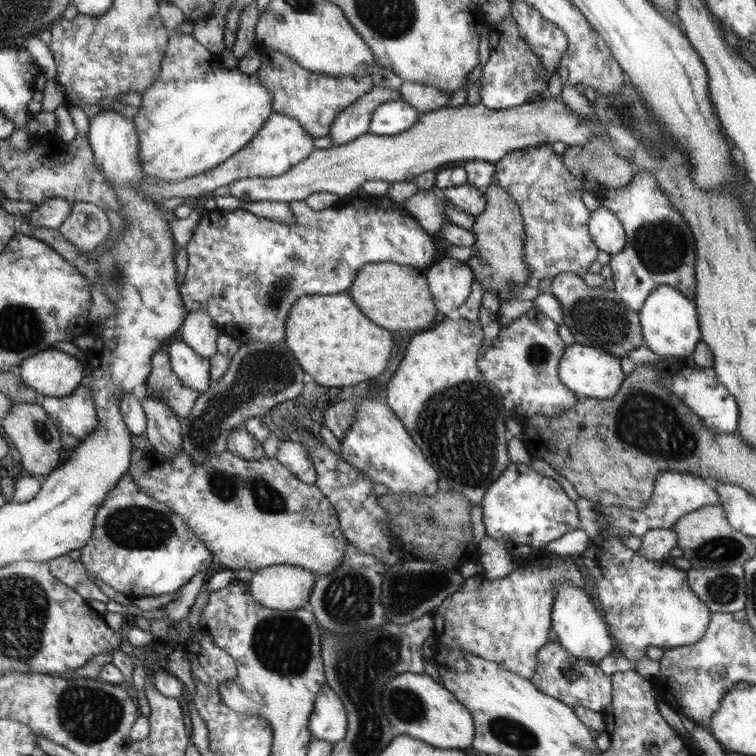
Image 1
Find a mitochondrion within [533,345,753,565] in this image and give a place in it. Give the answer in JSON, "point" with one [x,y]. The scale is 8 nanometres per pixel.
{"point":[649,422]}

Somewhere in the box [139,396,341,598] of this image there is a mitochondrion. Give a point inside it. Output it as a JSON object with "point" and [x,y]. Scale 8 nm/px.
{"point":[225,484]}

